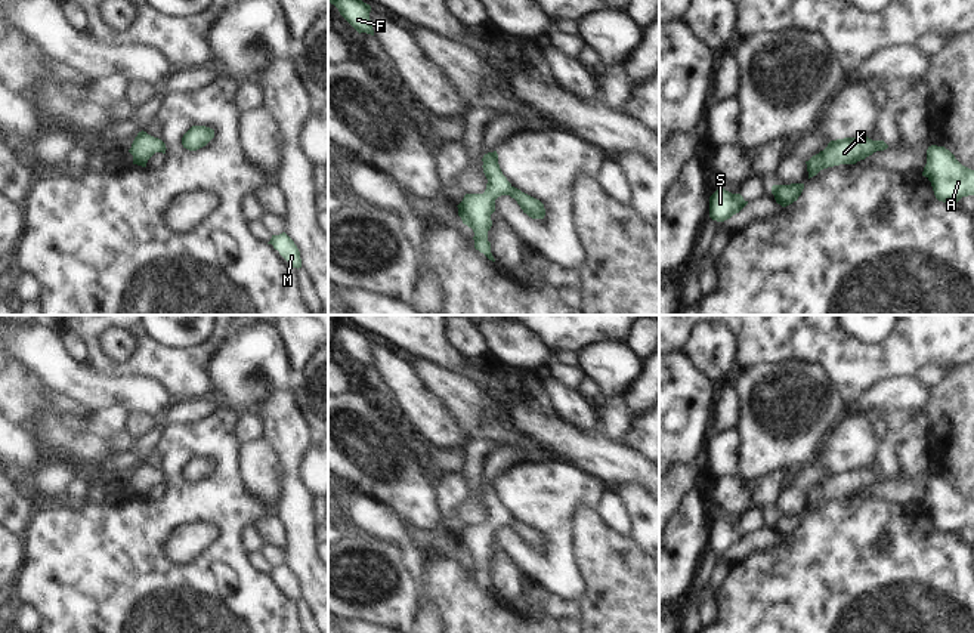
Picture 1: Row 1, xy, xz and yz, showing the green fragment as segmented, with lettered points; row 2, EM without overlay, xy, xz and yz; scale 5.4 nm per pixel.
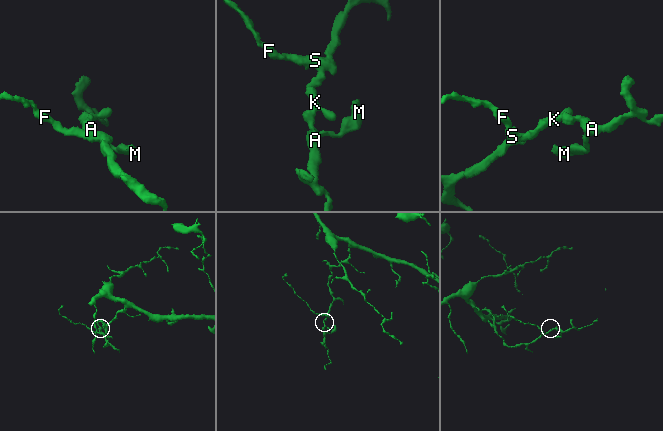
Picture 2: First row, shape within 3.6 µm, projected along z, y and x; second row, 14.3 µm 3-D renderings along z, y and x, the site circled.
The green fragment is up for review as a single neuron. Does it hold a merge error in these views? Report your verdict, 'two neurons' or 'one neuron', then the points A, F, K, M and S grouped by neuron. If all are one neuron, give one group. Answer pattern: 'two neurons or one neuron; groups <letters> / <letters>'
one neuron; groups A F K M S

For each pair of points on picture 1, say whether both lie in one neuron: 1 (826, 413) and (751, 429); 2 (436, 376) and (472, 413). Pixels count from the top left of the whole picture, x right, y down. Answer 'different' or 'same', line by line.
1: same
2: same

